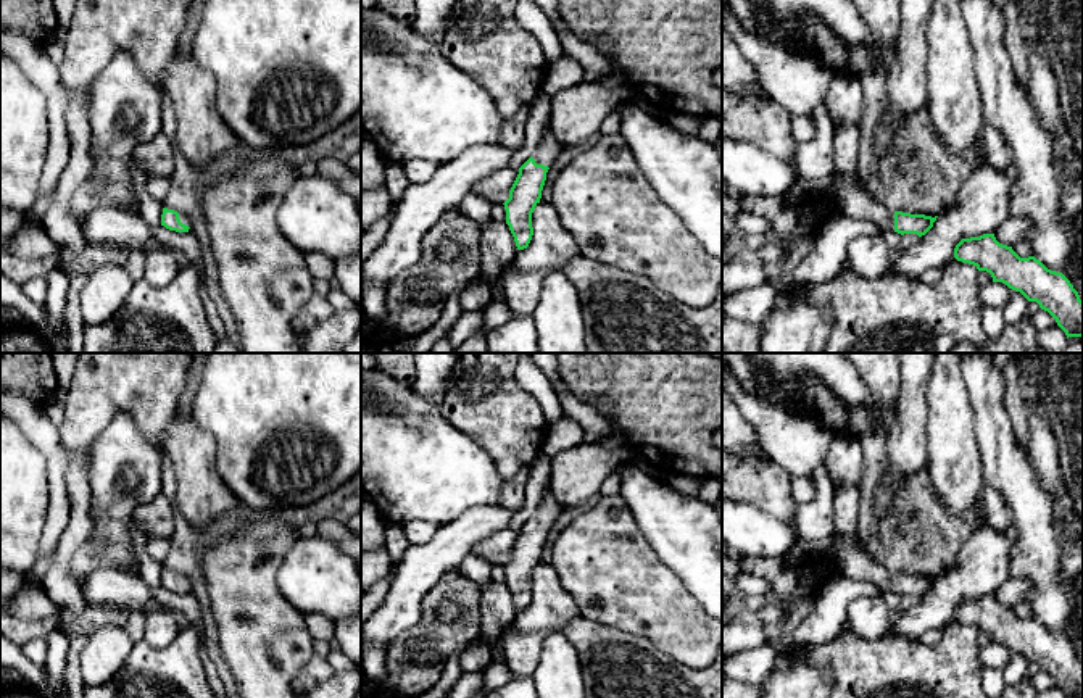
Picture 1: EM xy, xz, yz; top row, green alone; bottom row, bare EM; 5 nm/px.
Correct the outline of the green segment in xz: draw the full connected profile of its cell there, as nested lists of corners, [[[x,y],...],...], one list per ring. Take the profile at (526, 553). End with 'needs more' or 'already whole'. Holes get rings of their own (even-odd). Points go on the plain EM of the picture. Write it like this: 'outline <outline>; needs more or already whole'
outline [[[548,485],[532,517],[519,529],[519,535],[509,551],[509,559],[503,564],[506,585],[509,587],[517,611],[527,609],[532,601],[532,574],[540,564],[546,534],[559,513],[561,506],[551,495]]]; needs more

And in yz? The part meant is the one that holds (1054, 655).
outline [[[994,595],[962,600],[954,619],[990,634],[993,643],[1002,643],[1028,663],[1036,663],[1067,698],[1083,698],[1083,663],[1062,634],[1048,630],[1035,617],[1020,619],[1012,608],[999,605]]]; already whole

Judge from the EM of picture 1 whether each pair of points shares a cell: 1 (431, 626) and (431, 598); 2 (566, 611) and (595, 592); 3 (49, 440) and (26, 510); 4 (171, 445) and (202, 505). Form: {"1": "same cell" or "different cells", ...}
{"1": "same cell", "2": "different cells", "3": "different cells", "4": "same cell"}

